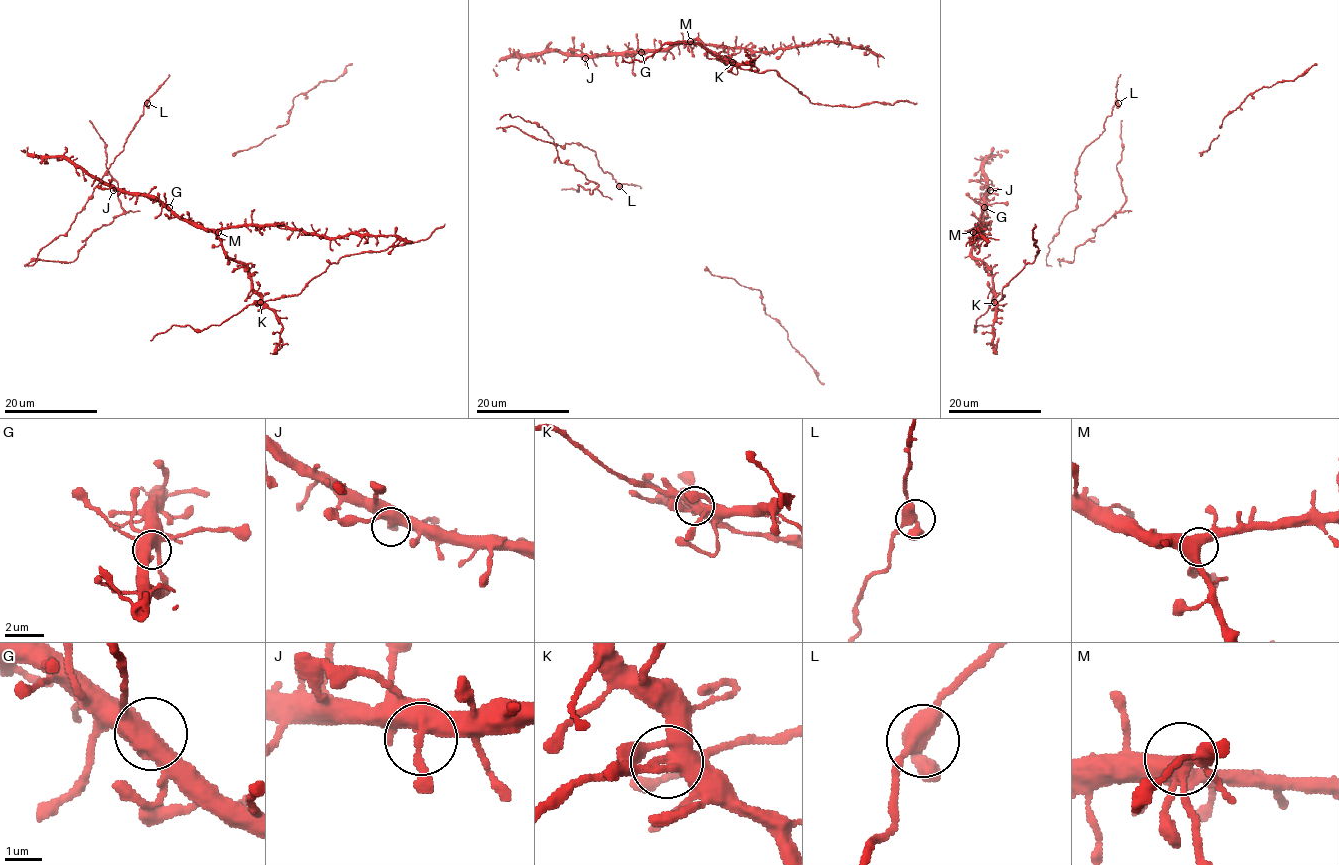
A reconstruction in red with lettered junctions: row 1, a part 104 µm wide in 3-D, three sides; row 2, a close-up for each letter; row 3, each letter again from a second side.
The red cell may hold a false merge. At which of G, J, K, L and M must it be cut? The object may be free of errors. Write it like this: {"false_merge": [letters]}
{"false_merge": []}

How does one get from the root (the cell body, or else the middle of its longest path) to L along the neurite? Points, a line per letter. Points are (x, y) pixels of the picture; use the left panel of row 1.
L: (75, 218), (124, 148), (126, 138), (147, 103)

